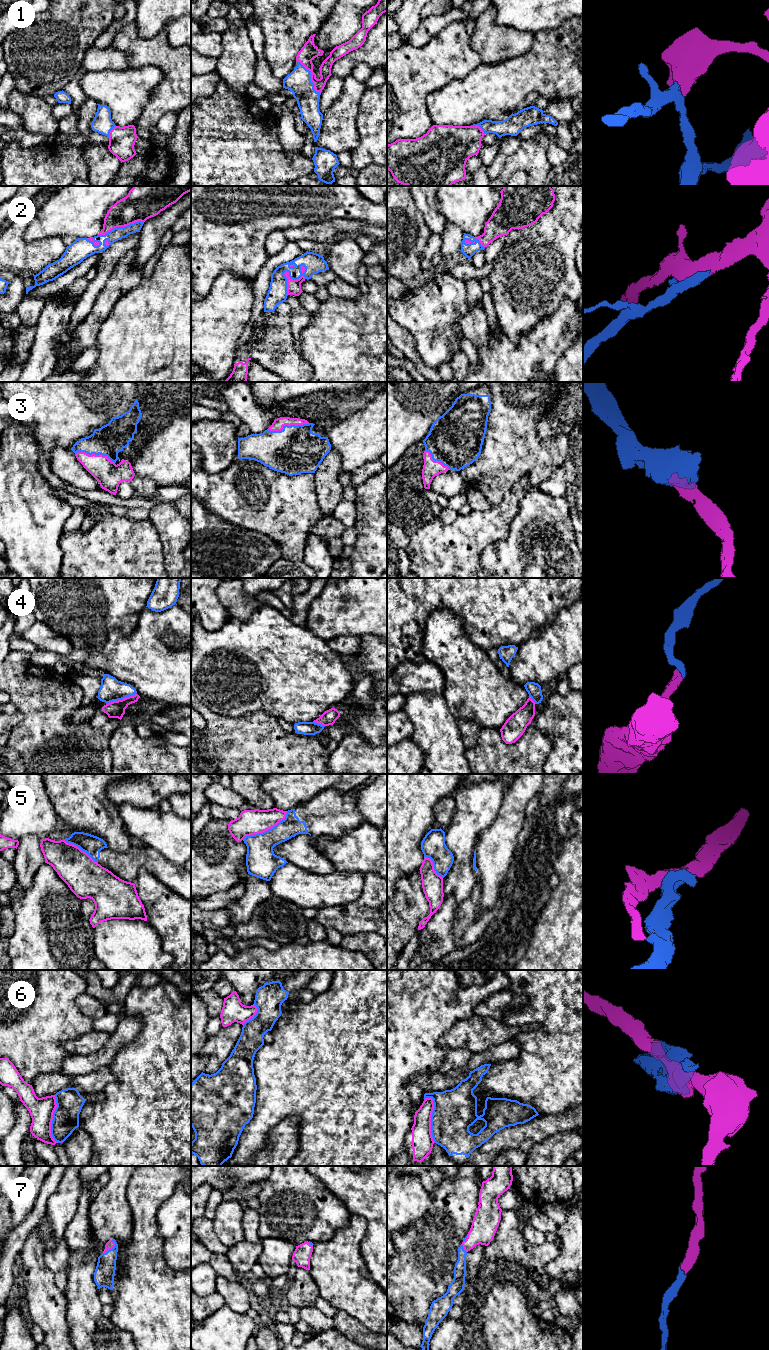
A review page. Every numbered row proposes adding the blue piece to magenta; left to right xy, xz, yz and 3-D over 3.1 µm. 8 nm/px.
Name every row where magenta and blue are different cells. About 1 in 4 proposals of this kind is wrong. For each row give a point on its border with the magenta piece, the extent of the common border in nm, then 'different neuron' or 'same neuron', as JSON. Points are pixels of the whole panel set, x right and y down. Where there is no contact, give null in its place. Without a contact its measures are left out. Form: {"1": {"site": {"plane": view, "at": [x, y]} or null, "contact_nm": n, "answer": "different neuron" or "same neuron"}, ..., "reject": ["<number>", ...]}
{"1": {"site": {"plane": "xz", "at": [311, 77]}, "contact_nm": 320, "answer": "same neuron"}, "2": {"site": {"plane": "xz", "at": [288, 273]}, "contact_nm": 280, "answer": "same neuron"}, "3": {"site": {"plane": "xz", "at": [288, 425]}, "contact_nm": 340, "answer": "same neuron"}, "4": {"site": {"plane": "xy", "at": [122, 699]}, "contact_nm": 260, "answer": "same neuron"}, "5": {"site": {"plane": "xz", "at": [266, 830]}, "contact_nm": 440, "answer": "different neuron"}, "6": {"site": {"plane": "yz", "at": [430, 1118]}, "contact_nm": 380, "answer": "different neuron"}, "7": {"site": {"plane": "xy", "at": [111, 1248]}, "contact_nm": 130, "answer": "same neuron"}, "reject": ["5", "6"]}

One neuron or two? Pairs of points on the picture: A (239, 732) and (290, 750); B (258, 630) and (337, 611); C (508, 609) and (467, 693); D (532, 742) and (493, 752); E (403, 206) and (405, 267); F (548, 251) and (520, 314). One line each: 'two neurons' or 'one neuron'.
A: one neuron
B: two neurons
C: two neurons
D: one neuron
E: one neuron
F: one neuron

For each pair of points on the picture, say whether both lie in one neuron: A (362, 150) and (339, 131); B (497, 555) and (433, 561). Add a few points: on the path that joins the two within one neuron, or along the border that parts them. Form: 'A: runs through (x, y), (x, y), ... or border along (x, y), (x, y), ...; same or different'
A: border along (357, 121), (358, 144), (350, 152); different
B: border along (498, 541), (485, 548), (481, 567); different

